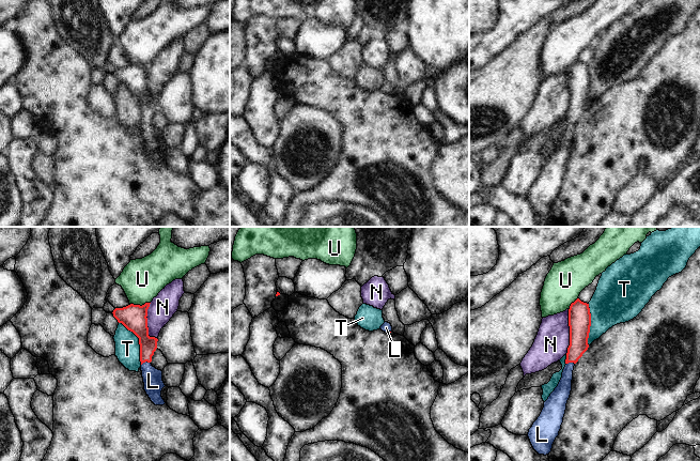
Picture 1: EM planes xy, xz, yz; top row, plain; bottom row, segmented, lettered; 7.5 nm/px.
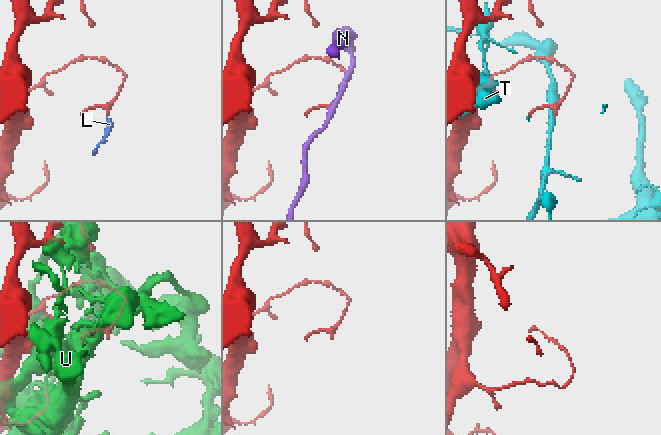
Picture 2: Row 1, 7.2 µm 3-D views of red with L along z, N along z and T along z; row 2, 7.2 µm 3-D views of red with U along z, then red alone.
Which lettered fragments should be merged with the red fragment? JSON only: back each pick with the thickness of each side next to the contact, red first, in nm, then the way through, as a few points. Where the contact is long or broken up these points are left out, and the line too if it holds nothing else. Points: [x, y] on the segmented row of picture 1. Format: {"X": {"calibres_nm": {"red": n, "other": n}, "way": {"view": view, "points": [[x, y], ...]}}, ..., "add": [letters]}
{"L": {"calibres_nm": {"red": 130, "other": 140}, "way": {"view": "xy", "points": [[148, 344], [145, 360], [145, 366], [153, 381]]}}, "add": ["L"]}

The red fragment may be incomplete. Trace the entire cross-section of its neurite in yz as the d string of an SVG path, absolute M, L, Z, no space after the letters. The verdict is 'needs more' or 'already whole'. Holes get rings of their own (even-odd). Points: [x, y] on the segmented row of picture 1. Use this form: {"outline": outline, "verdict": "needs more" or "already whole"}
{"outline": "M577 298L569 309L570 345L567 348L565 367L562 378L544 402L544 408L529 429L528 437L539 455L549 455L556 437L559 435L566 403L572 390L573 370L575 364L588 350L588 338L591 326L589 304Z", "verdict": "needs more"}

